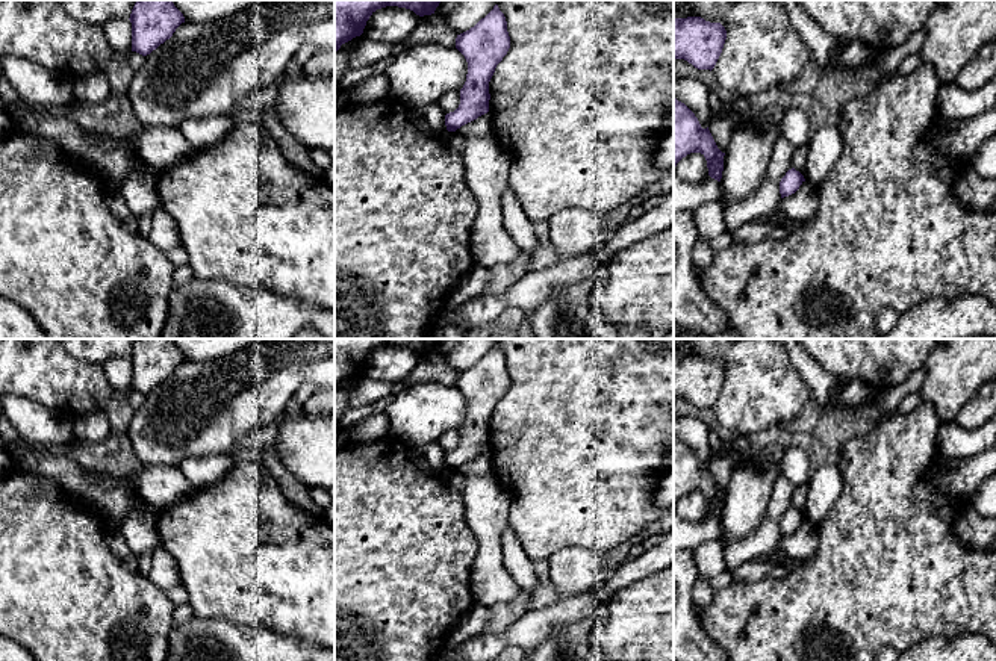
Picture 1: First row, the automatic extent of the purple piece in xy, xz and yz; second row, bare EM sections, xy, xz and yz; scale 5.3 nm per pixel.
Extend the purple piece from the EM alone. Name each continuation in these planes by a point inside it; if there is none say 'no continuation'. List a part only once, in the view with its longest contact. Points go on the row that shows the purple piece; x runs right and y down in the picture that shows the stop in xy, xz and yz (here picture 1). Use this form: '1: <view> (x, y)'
no continuation

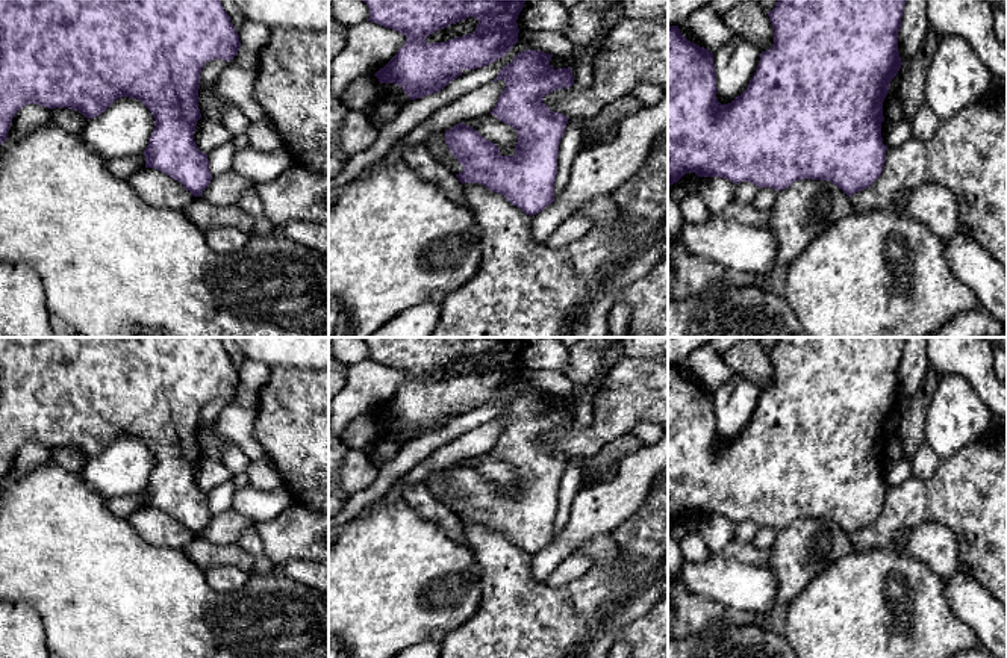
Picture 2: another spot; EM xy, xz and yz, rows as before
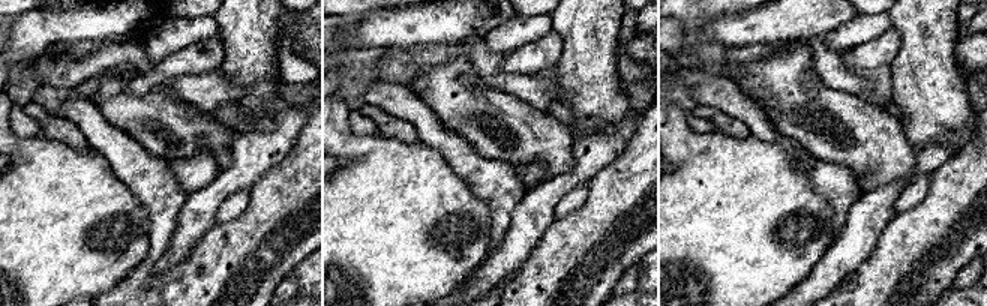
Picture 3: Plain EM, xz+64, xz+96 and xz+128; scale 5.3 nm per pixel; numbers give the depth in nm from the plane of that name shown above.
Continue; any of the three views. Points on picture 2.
no continuation

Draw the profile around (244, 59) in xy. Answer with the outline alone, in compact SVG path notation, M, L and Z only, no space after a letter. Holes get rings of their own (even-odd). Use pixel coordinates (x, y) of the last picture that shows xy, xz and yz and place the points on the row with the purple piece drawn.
M239 47L238 54L229 62L242 70L256 73L257 71L257 54Z

